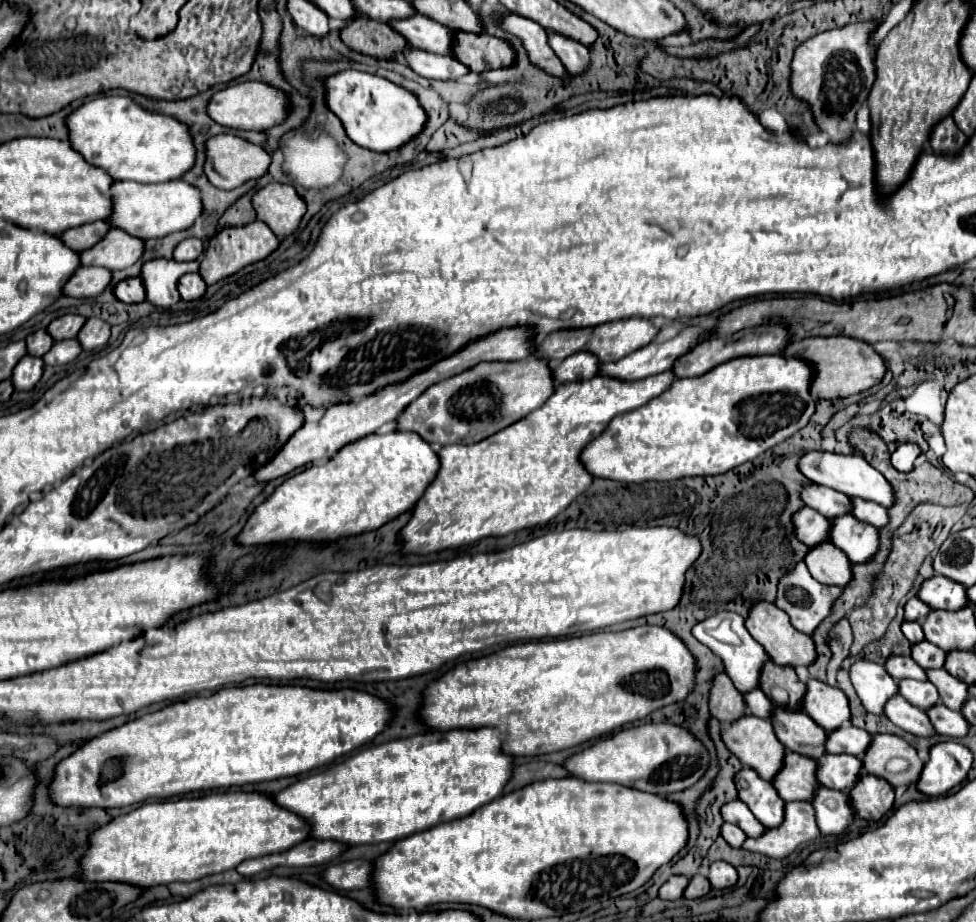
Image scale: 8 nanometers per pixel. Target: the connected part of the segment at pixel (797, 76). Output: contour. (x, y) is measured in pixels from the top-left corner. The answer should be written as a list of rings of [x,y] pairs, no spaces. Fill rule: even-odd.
[[[875,23],[845,25],[839,29],[819,33],[817,37],[811,37],[803,45],[799,45],[795,51],[795,57],[791,63],[791,69],[793,69],[791,91],[793,91],[793,95],[797,95],[813,105],[815,121],[821,127],[821,131],[825,131],[829,135],[831,141],[847,141],[847,137],[851,137],[851,133],[855,131],[855,127],[853,127],[855,115],[857,115],[859,107],[863,105],[863,101],[867,99],[871,85],[875,81],[873,55],[871,55],[871,47],[869,47],[869,39],[871,39],[873,31],[875,31]]]

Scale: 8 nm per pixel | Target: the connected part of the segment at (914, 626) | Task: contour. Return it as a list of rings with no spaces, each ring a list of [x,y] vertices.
[[[905,621],[905,623],[901,625],[901,629],[903,629],[903,635],[909,639],[911,645],[915,645],[915,643],[919,643],[919,641],[925,639],[923,629],[921,629],[919,623],[907,623],[907,621]]]

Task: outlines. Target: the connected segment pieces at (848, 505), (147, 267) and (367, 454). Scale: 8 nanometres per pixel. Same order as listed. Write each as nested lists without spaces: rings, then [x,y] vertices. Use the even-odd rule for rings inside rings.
[[[811,485],[811,489],[803,489],[803,501],[807,501],[807,507],[819,511],[827,519],[851,515],[853,509],[853,503],[845,493],[821,485]]]
[[[155,259],[143,265],[143,285],[147,289],[147,301],[157,307],[171,307],[181,297],[177,293],[177,279],[185,273],[197,271],[199,261],[177,263],[169,259]]]
[[[391,431],[387,435],[371,433],[367,437],[361,437],[343,449],[339,449],[329,461],[323,465],[317,463],[289,479],[285,479],[275,493],[263,501],[253,515],[247,519],[243,531],[237,535],[239,543],[245,545],[259,545],[259,543],[289,543],[289,541],[333,541],[345,535],[357,535],[363,531],[371,531],[387,523],[389,519],[397,517],[399,513],[405,513],[411,509],[427,485],[435,479],[439,473],[439,455],[437,451],[421,439],[415,431]]]

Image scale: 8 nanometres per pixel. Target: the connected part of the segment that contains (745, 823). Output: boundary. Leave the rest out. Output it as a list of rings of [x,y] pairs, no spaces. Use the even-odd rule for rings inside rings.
[[[735,799],[735,801],[729,801],[727,805],[723,805],[721,815],[727,823],[741,827],[747,833],[747,837],[757,839],[767,831],[767,827],[757,821],[757,817],[751,813],[751,809],[747,805],[743,805],[741,799]]]

